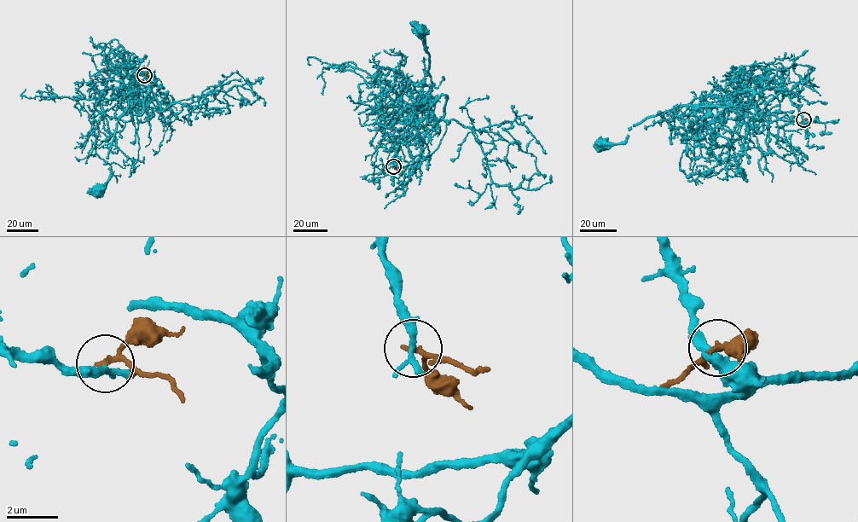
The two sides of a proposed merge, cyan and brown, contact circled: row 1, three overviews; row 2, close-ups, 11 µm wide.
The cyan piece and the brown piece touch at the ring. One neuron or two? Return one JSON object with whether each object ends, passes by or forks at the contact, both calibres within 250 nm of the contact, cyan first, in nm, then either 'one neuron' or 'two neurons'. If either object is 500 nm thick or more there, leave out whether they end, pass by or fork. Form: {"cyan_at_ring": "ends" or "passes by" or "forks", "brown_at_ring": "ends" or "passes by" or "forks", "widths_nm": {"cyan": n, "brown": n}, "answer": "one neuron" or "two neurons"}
{"cyan_at_ring": "passes by", "brown_at_ring": "passes by", "widths_nm": {"cyan": 260, "brown": 170}, "answer": "two neurons"}

